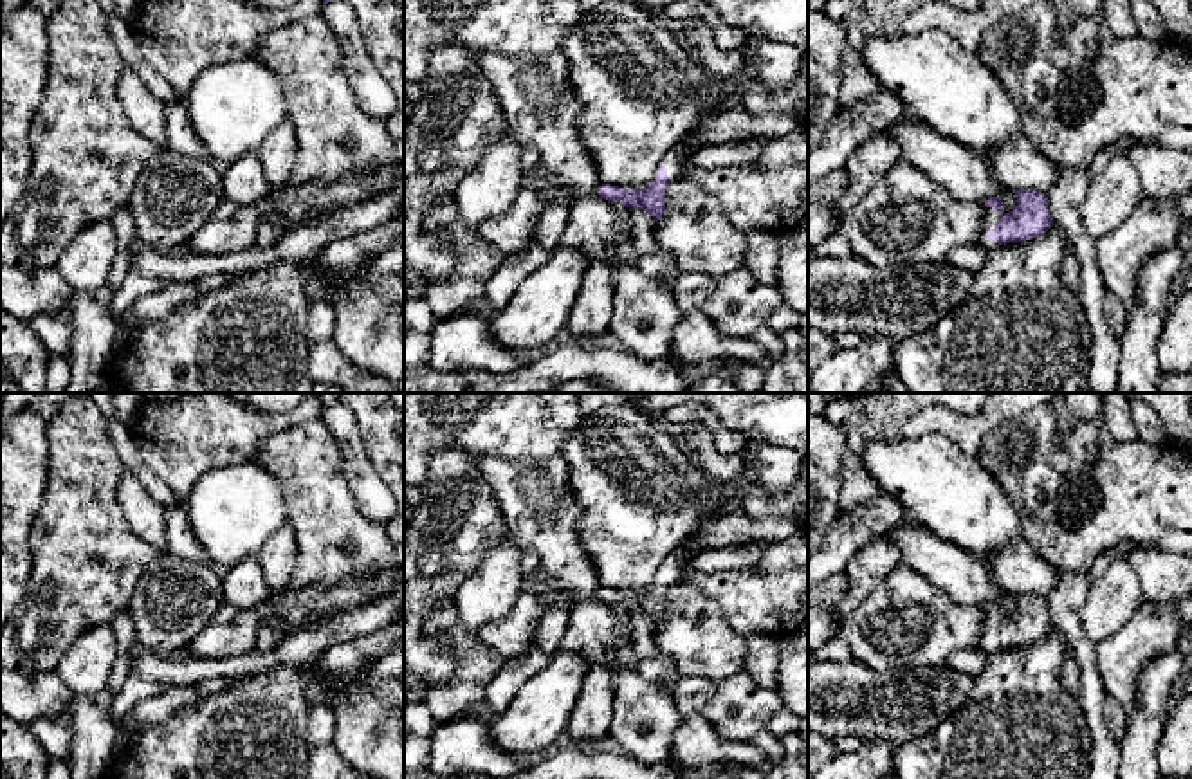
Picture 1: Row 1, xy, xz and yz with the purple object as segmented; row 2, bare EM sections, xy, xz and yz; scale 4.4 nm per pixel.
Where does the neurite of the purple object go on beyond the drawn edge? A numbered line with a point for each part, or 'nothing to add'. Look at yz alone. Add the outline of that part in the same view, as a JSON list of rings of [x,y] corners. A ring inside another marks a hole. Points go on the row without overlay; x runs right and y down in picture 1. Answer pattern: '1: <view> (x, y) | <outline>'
1: yz (992, 621) | [[[986,611],[985,622],[983,622],[983,629],[981,629],[981,640],[979,640],[979,644],[976,646],[979,651],[990,655],[990,653],[995,653],[995,651],[1001,649],[999,646],[988,646],[988,644],[986,644],[986,638],[995,631],[995,628],[997,628],[1003,620],[1004,620],[1003,615]]]

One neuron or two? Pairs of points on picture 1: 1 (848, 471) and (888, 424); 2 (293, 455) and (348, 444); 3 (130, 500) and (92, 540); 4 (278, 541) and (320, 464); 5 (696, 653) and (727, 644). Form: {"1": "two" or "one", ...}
{"1": "one", "2": "two", "3": "two", "4": "two", "5": "one"}

